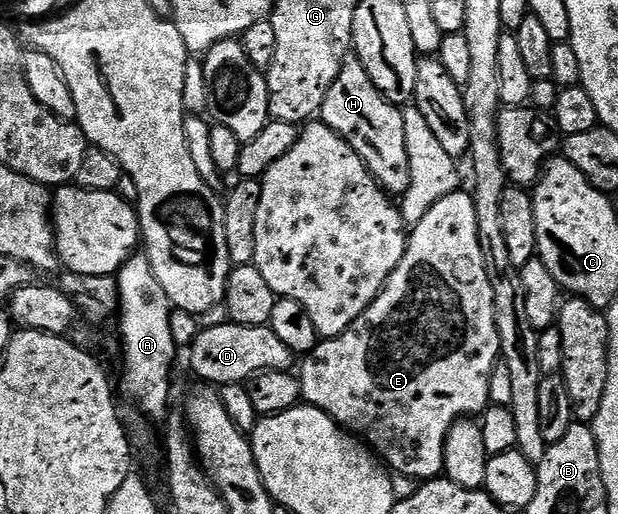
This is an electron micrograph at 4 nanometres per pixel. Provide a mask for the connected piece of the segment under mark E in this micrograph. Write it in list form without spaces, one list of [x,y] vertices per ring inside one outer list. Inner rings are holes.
[[[456,192],[437,200],[437,204],[433,204],[433,208],[425,212],[422,220],[414,223],[407,239],[407,252],[401,264],[391,274],[370,308],[343,334],[320,341],[319,345],[302,359],[303,371],[298,371],[297,374],[299,387],[303,389],[302,401],[306,405],[317,407],[318,410],[329,415],[340,428],[362,439],[396,475],[404,474],[407,478],[419,478],[418,480],[434,480],[444,473],[445,446],[451,429],[455,422],[466,419],[468,416],[482,415],[486,411],[491,400],[489,380],[496,366],[501,362],[493,284],[489,280],[487,261],[479,239],[475,199],[470,193],[463,193]]]

